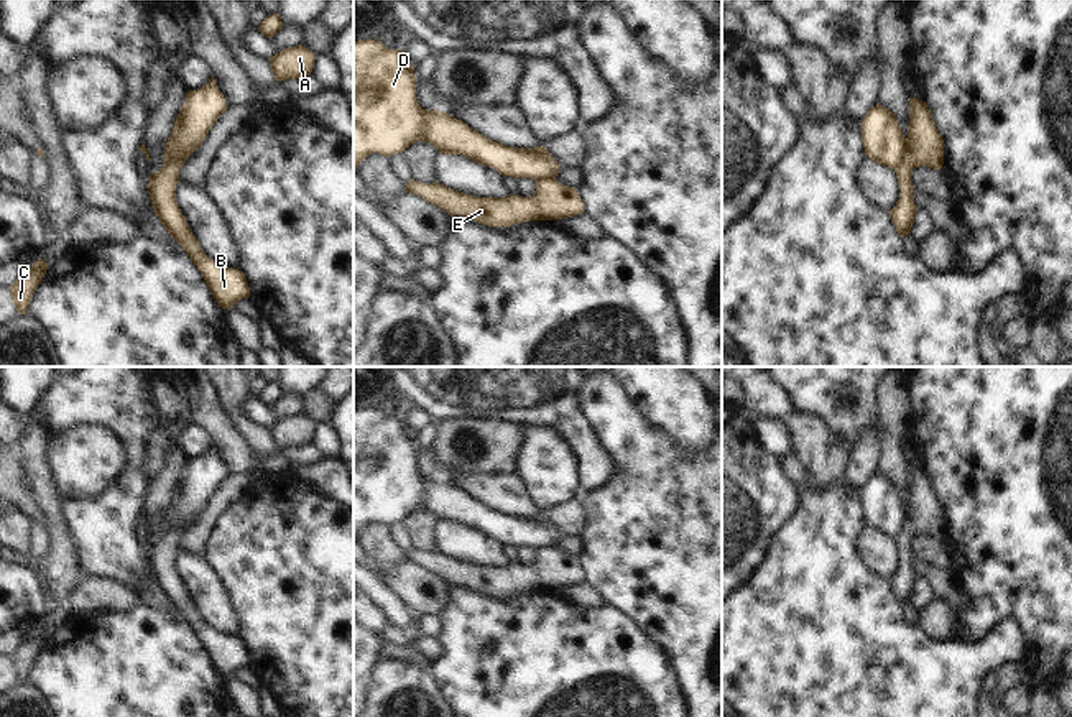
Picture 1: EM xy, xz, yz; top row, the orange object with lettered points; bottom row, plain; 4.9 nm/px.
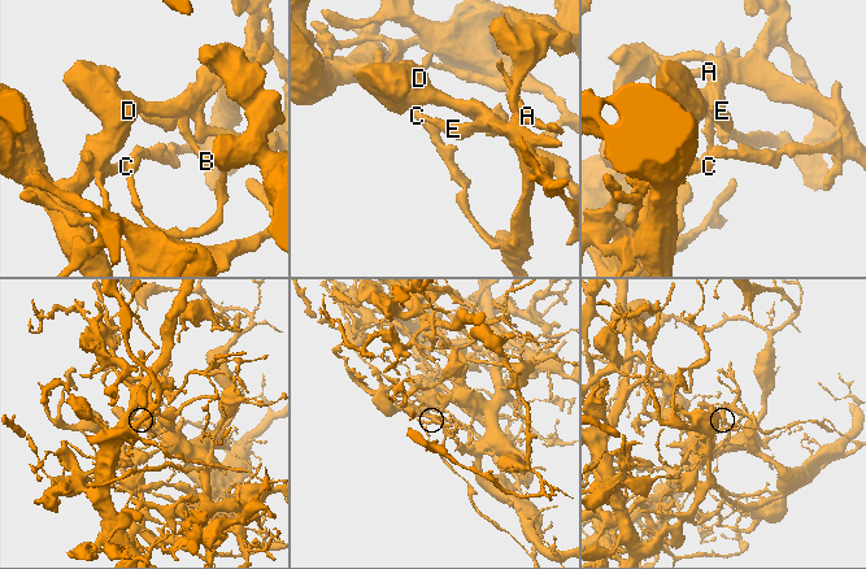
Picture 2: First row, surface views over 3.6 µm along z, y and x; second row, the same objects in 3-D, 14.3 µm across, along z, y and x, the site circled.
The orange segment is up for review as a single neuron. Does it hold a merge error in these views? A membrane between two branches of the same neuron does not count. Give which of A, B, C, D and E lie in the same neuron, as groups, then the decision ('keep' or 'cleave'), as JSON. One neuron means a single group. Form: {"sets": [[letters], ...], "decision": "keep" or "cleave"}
{"sets": [["A", "B", "E"], ["C", "D"]], "decision": "cleave"}

